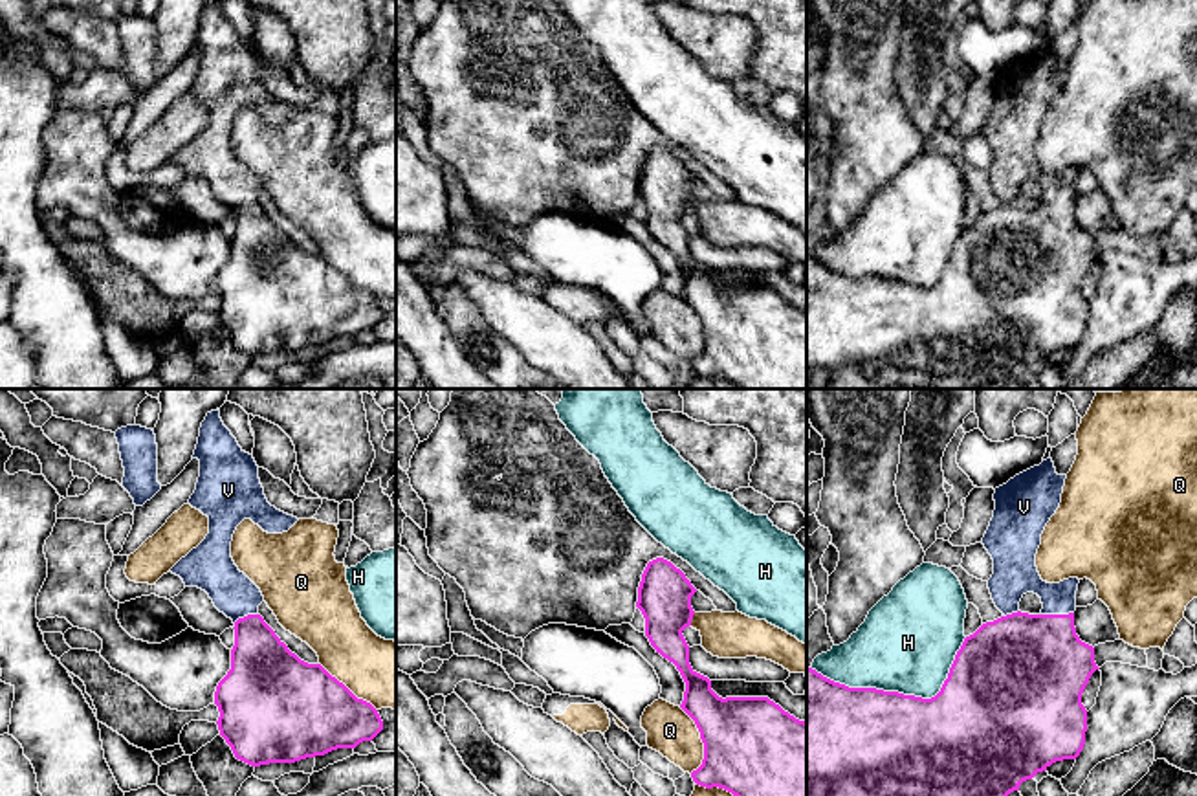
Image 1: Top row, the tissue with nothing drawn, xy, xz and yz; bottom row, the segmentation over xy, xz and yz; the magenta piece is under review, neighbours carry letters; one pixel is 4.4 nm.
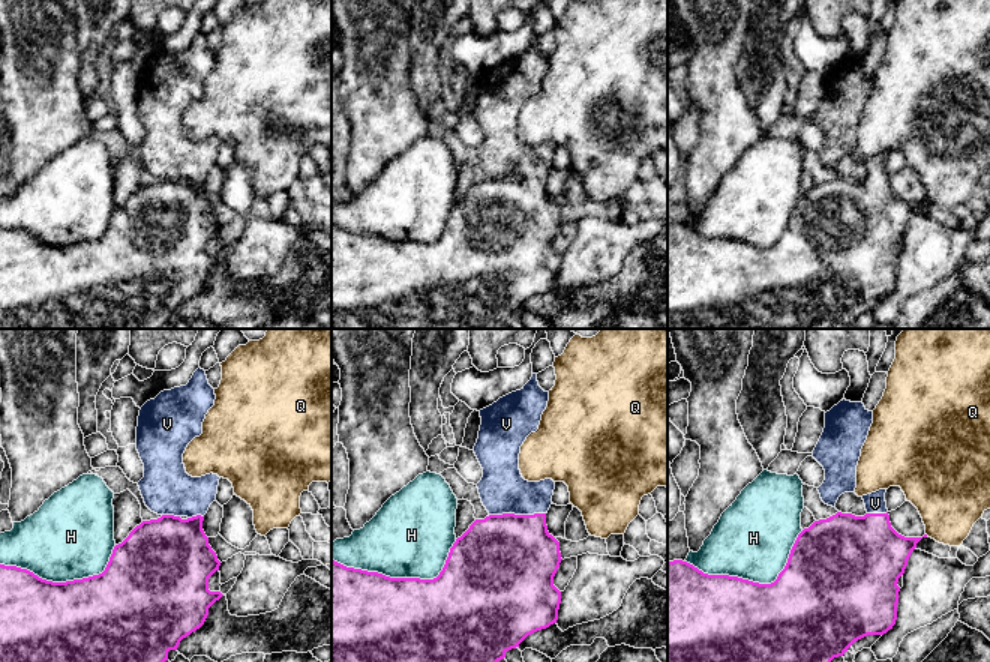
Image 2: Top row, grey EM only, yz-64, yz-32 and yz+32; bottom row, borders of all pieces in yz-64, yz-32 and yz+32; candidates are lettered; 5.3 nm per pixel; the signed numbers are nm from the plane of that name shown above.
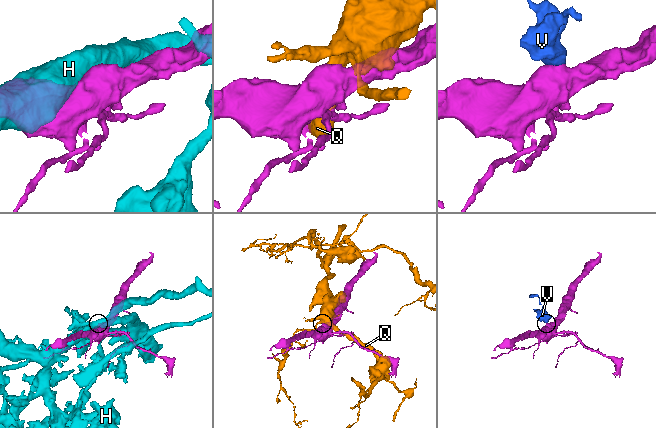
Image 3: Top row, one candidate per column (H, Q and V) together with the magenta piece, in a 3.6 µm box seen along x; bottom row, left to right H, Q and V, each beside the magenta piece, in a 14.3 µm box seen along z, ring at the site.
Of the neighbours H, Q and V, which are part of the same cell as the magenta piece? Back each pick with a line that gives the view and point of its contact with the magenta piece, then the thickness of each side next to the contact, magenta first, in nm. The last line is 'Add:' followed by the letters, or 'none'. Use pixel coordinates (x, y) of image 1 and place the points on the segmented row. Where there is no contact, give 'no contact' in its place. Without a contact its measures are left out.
V: meets magenta in yz at (1056, 615); 460 nm thick on the magenta side, 190 nm on the other
Add: V

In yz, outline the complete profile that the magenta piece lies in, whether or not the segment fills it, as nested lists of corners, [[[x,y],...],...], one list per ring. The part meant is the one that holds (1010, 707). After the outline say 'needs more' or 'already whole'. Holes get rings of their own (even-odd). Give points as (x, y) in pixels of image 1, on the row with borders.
[[[1047,459],[995,488],[994,517],[981,543],[994,559],[988,589],[1003,616],[964,638],[935,697],[849,688],[807,668],[807,796],[1008,796],[1052,763],[1080,756],[1087,732],[1082,693],[1100,669],[1094,647],[1082,642],[1074,627],[1080,580],[1047,583],[1036,567],[1041,534],[1060,508],[1065,479],[1067,475],[1056,473],[1052,459]],[[1027,592],[1041,598],[1039,614],[1019,611]]]; needs more

